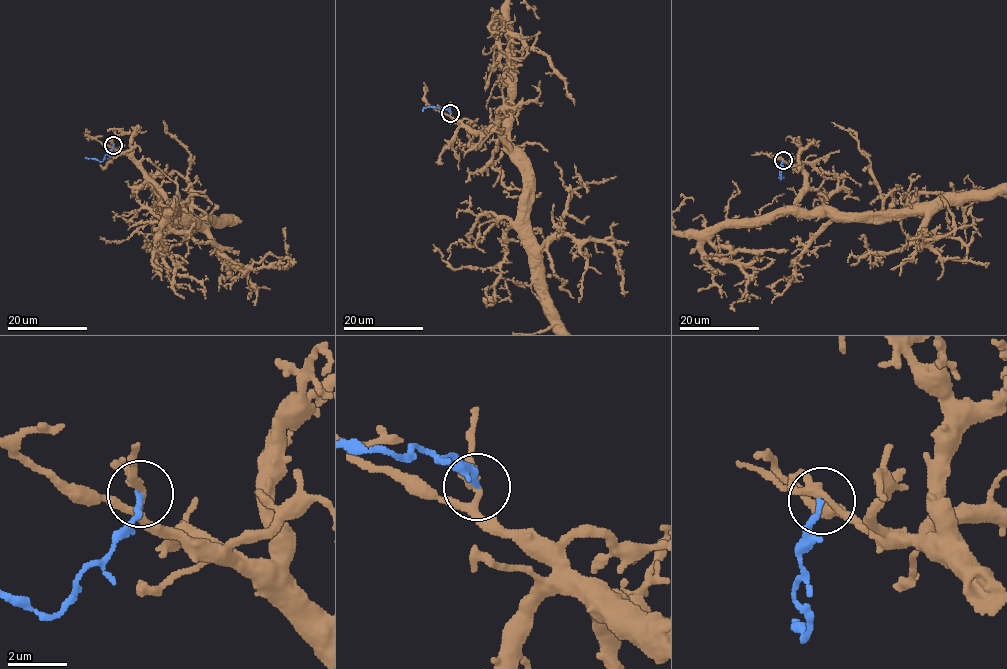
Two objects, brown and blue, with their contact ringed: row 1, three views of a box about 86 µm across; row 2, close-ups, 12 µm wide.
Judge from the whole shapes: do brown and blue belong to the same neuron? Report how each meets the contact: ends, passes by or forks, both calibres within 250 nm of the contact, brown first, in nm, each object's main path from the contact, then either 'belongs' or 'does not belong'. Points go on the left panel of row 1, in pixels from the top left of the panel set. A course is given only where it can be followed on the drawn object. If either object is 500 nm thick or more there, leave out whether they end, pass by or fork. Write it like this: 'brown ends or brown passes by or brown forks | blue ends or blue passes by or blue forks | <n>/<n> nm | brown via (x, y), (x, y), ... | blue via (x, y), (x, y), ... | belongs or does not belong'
brown forks | blue ends | 240/160 nm | blue via (113, 145), (102, 161), (85, 158) | does not belong

